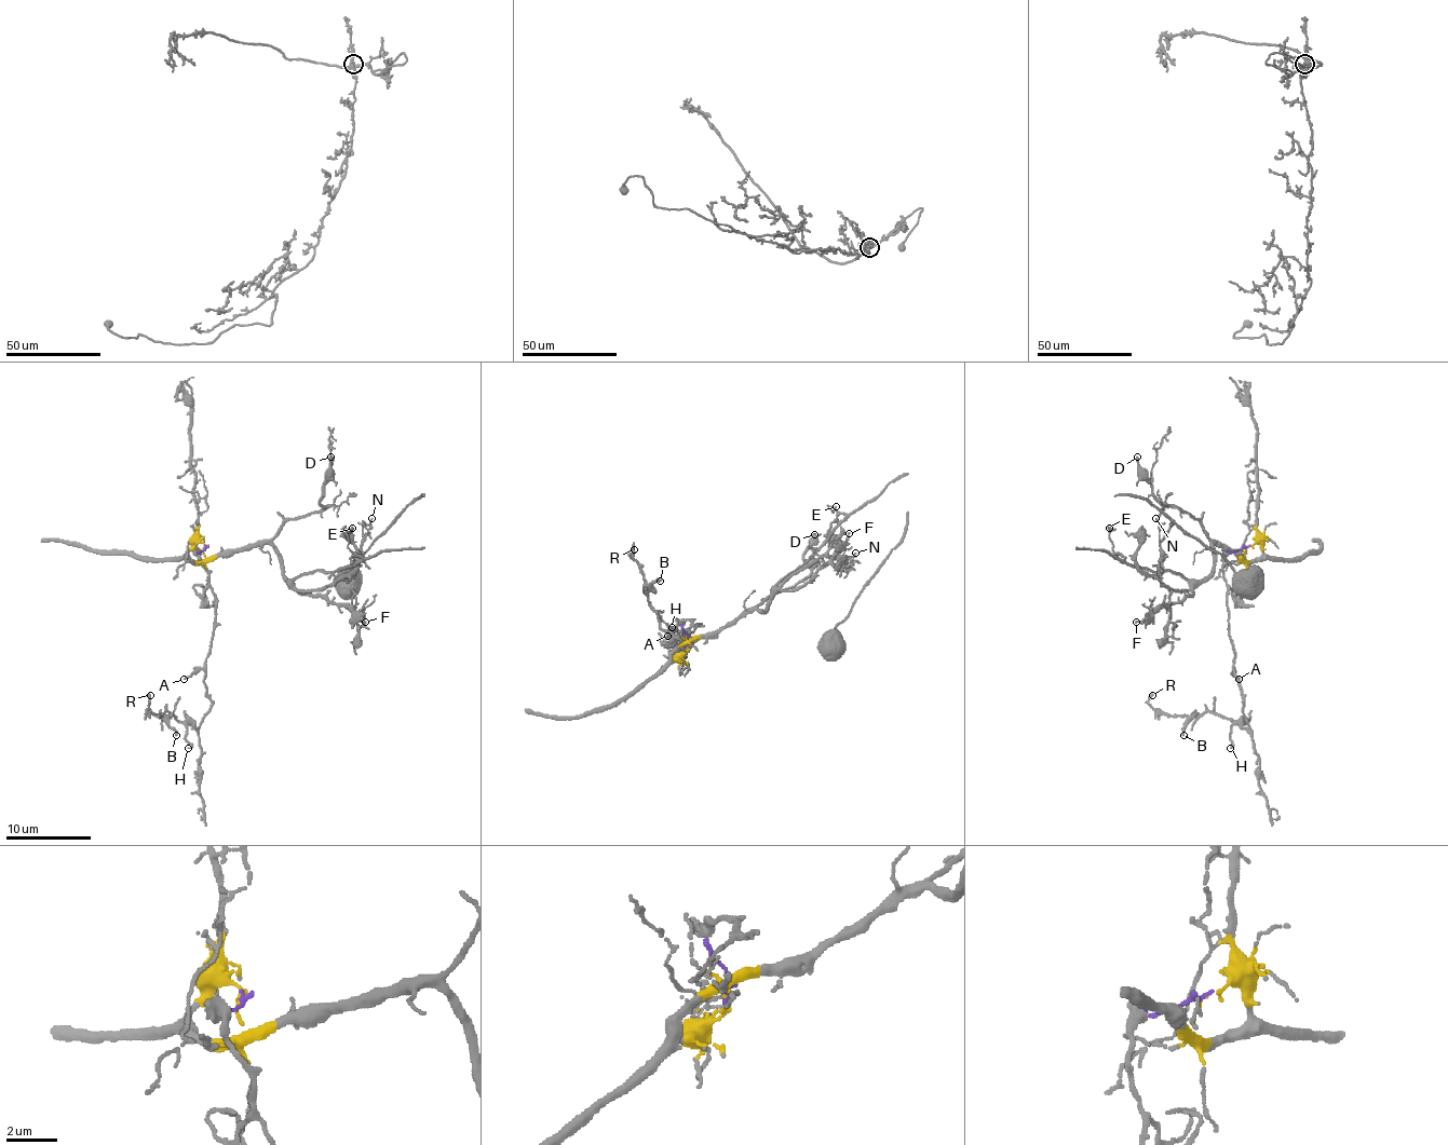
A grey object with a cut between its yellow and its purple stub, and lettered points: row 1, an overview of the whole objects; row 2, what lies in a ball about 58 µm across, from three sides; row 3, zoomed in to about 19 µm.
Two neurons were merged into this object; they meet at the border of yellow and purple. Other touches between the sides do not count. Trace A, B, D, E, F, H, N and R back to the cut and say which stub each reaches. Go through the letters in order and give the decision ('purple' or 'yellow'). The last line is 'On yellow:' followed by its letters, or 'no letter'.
A: purple
B: purple
D: yellow
E: yellow
F: yellow
H: purple
N: yellow
R: purple
On yellow: D, E, F, N

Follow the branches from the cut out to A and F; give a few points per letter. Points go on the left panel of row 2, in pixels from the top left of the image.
A: (204, 545), (198, 554), (215, 596), (215, 628), (206, 662), (184, 679)
F: (204, 547), (206, 558), (232, 556), (239, 549), (268, 543), (294, 586), (307, 594), (342, 602), (366, 622)

